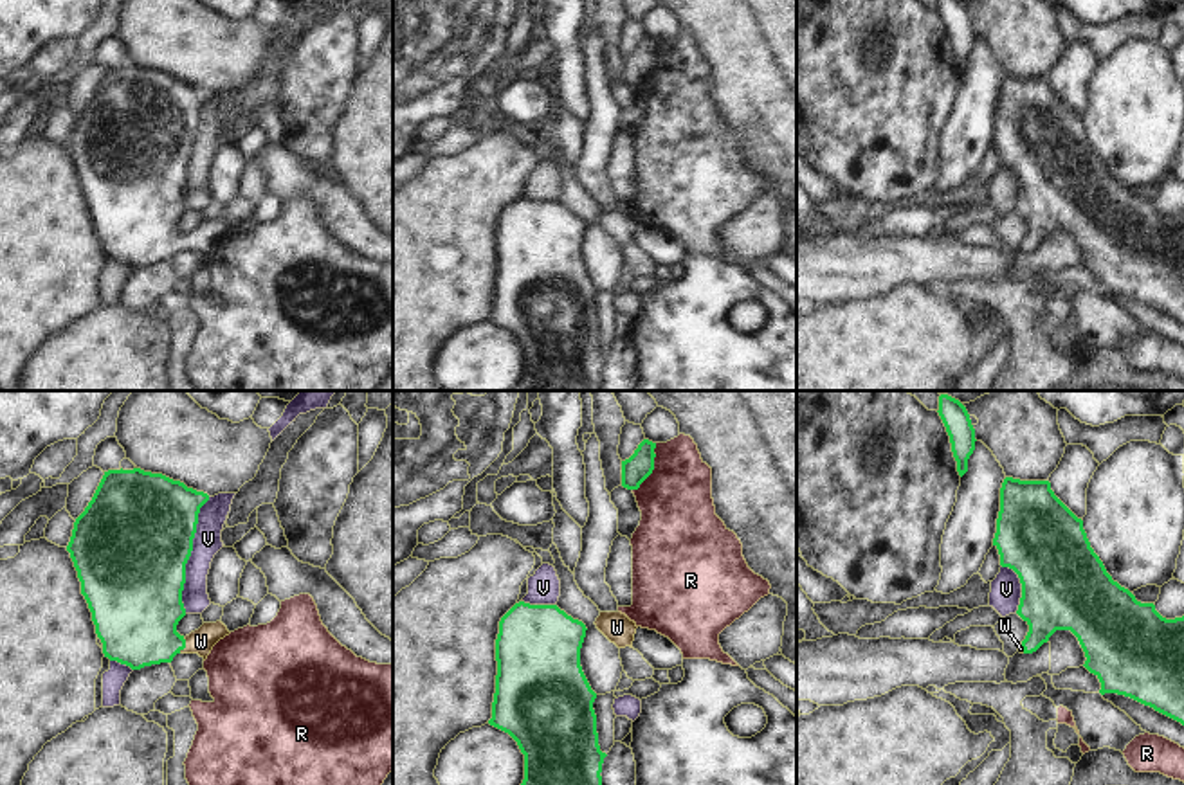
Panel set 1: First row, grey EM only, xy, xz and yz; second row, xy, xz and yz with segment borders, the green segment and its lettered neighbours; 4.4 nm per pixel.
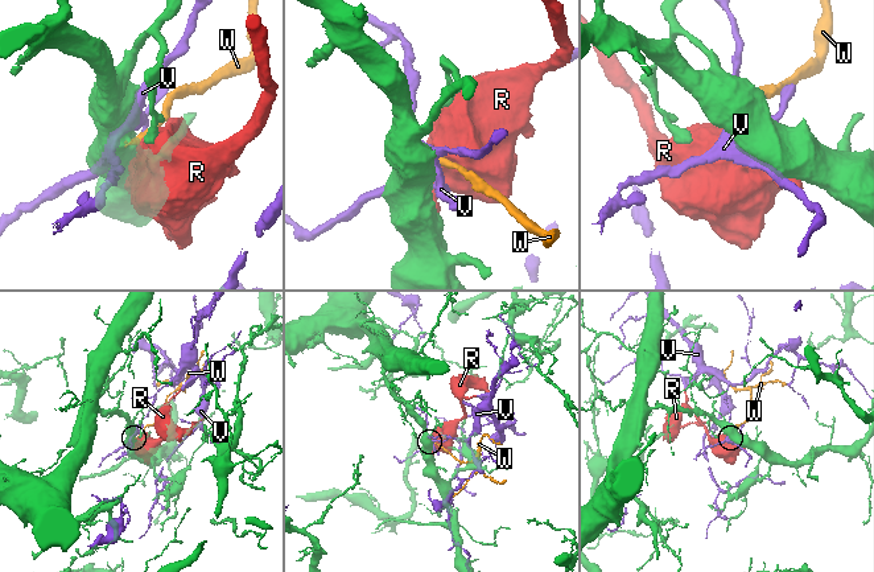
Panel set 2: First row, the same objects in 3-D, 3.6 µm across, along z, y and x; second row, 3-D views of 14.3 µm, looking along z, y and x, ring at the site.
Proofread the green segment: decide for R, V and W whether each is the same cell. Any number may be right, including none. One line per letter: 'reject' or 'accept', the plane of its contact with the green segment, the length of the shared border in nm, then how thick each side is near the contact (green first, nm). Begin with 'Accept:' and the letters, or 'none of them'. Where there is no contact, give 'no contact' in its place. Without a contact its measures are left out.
Accept: W
R: reject; contact in xz; length 240 nm; calibres 120 and 340 nm
V: reject; contact in xy; length 550 nm; calibres 500 and 130 nm
W: accept; contact in xy; length 80 nm; calibres 380 and 120 nm

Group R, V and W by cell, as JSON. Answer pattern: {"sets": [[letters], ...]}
{"sets": [["R"], ["V"], ["W"]]}

